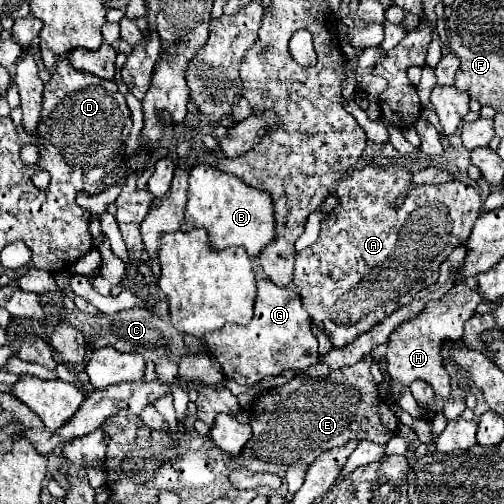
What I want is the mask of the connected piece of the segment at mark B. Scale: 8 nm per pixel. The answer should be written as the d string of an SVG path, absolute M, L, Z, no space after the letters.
M196 165L190 171L190 189L188 189L188 205L184 213L182 231L190 231L196 227L204 227L210 235L210 247L216 251L228 247L244 247L248 255L254 259L260 251L270 245L276 237L276 221L274 221L274 205L272 197L266 191L258 191L248 187L238 177L212 169L210 165Z

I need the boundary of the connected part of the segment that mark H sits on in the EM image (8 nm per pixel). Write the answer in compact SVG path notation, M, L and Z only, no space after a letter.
M458 283L442 299L428 301L422 309L426 313L402 323L398 329L392 331L386 359L388 359L388 371L392 375L392 391L396 397L414 379L424 379L426 383L430 383L436 395L440 395L442 399L450 397L450 375L444 369L444 359L440 355L440 349L442 343L460 339L458 335L464 333L464 323L476 313L476 307L480 303L482 303L480 291L470 289L466 283Z

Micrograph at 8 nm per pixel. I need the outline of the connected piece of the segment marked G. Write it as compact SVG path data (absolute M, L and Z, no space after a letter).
M260 279L256 287L260 305L254 305L252 321L246 327L227 323L213 332L213 341L206 341L223 374L240 385L254 385L264 377L282 375L286 369L308 369L318 363L318 341L312 333L312 319L302 305L302 297L292 287L280 289L268 279Z

